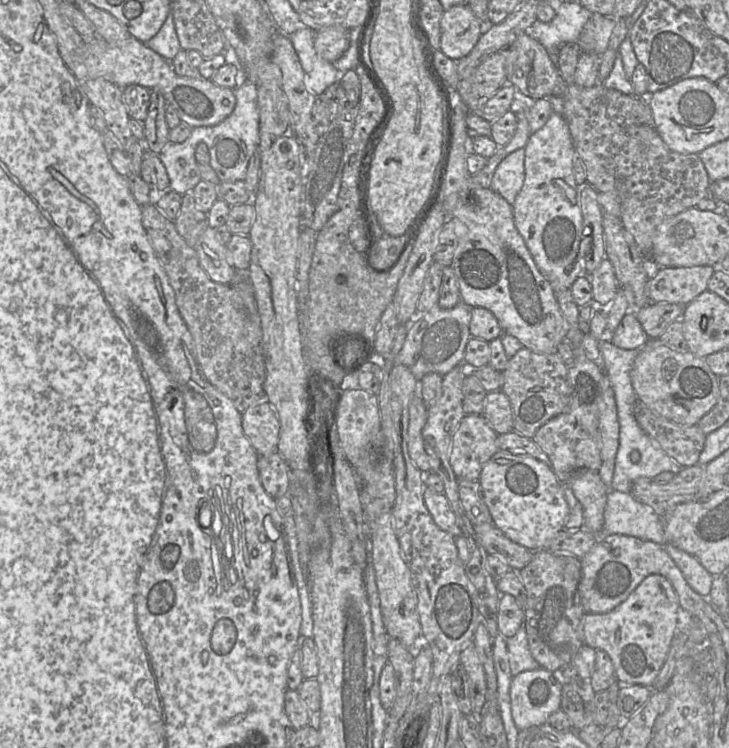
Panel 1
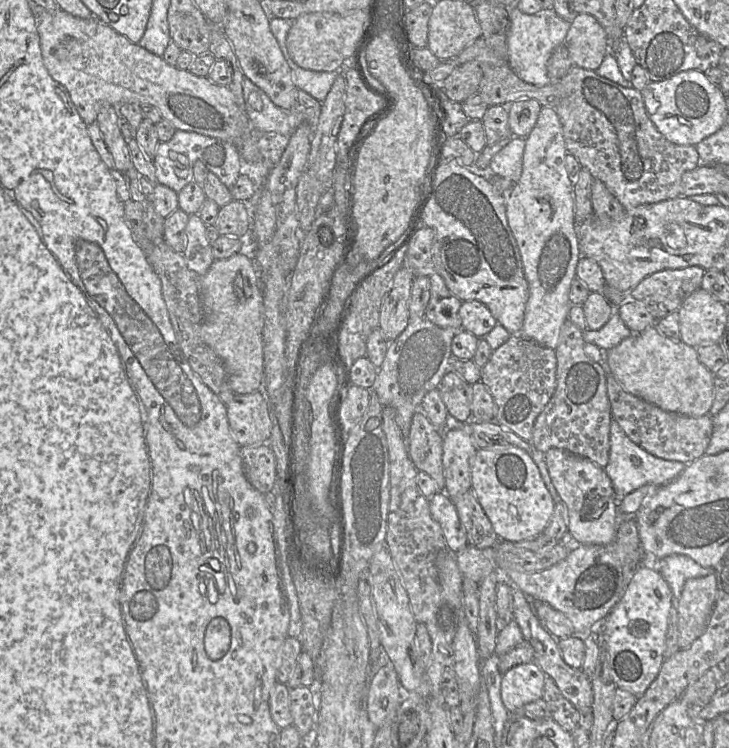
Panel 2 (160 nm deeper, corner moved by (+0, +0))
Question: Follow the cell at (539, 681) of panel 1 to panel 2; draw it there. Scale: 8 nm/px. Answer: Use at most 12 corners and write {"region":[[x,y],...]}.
{"region":[[535,662],[505,672],[507,711],[542,699],[545,678]]}

